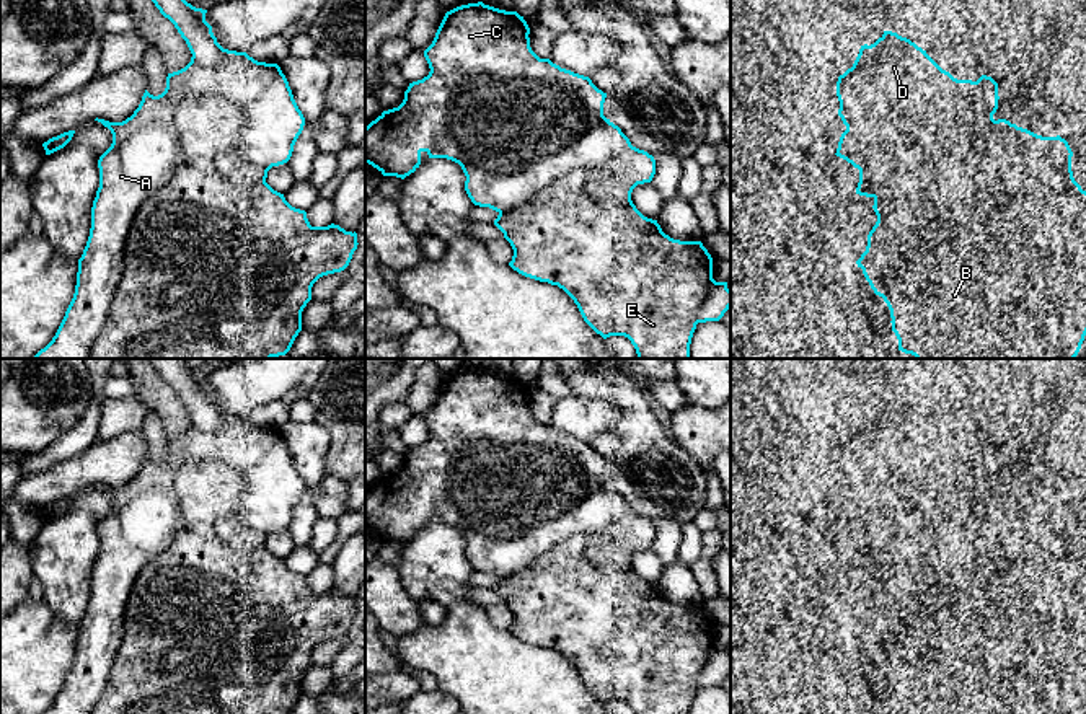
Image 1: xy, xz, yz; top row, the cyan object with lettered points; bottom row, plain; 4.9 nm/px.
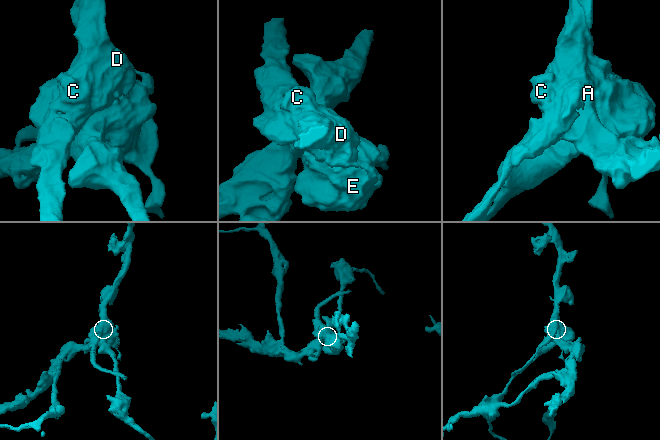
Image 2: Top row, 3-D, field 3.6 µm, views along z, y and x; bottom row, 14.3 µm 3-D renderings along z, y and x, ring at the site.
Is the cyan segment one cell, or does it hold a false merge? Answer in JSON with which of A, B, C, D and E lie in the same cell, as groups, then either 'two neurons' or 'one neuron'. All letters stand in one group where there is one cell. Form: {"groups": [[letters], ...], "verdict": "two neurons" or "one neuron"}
{"groups": [["A", "C", "D"], ["B", "E"]], "verdict": "two neurons"}

